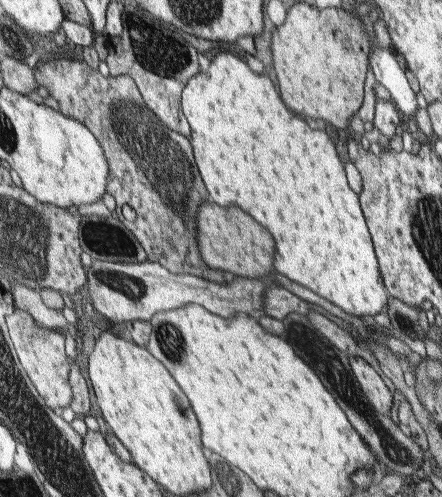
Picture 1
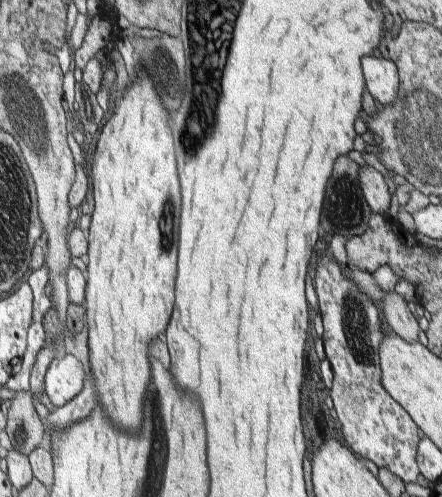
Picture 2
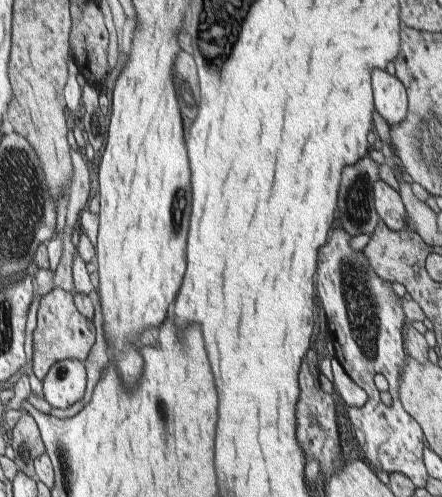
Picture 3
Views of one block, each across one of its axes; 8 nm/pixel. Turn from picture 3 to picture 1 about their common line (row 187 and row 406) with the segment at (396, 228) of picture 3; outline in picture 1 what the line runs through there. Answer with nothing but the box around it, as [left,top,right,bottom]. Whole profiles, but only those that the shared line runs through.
[347,354,393,416]

